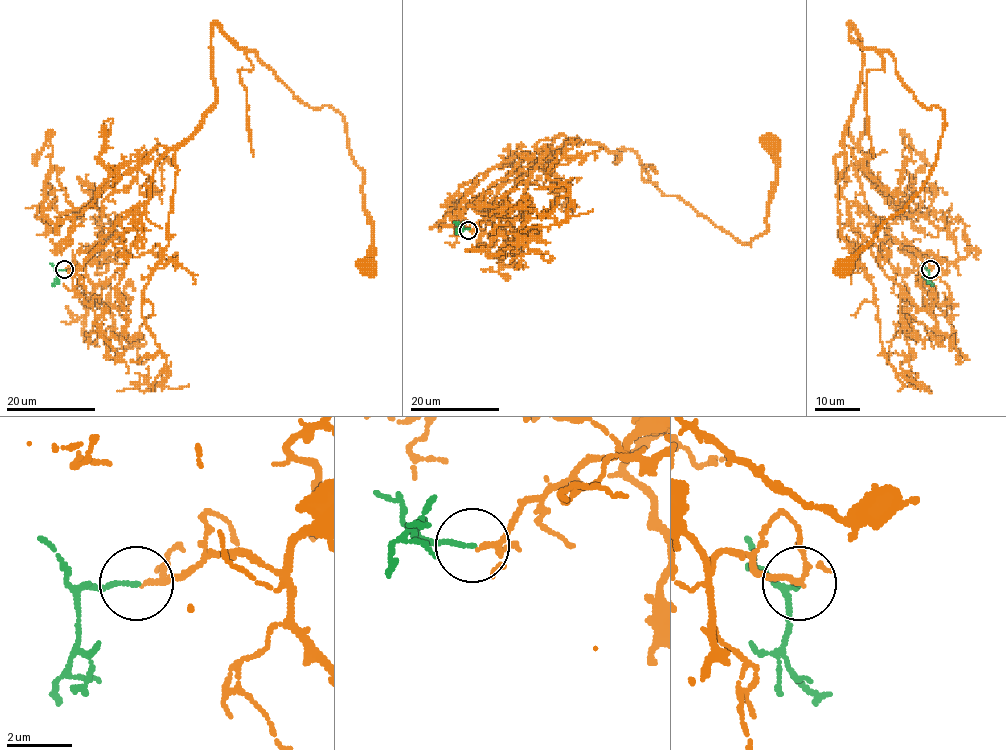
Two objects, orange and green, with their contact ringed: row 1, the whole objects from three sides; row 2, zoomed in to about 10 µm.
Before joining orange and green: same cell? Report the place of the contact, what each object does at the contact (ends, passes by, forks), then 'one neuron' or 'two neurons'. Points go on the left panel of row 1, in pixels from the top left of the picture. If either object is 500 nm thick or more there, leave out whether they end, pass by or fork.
place (64, 269); orange forks; green ends; one neuron

